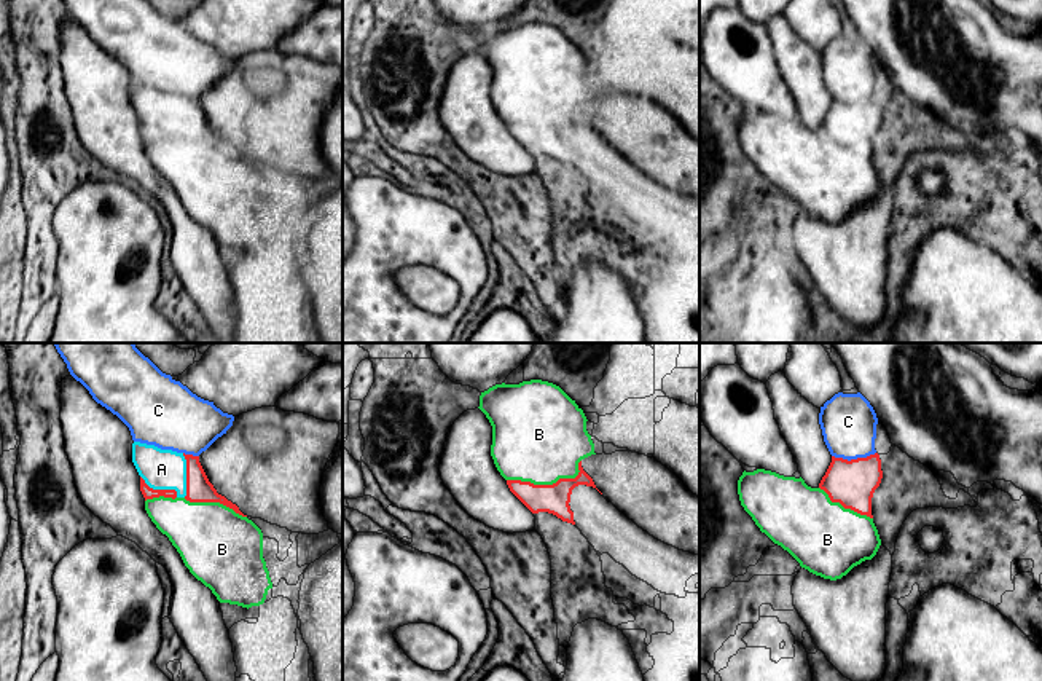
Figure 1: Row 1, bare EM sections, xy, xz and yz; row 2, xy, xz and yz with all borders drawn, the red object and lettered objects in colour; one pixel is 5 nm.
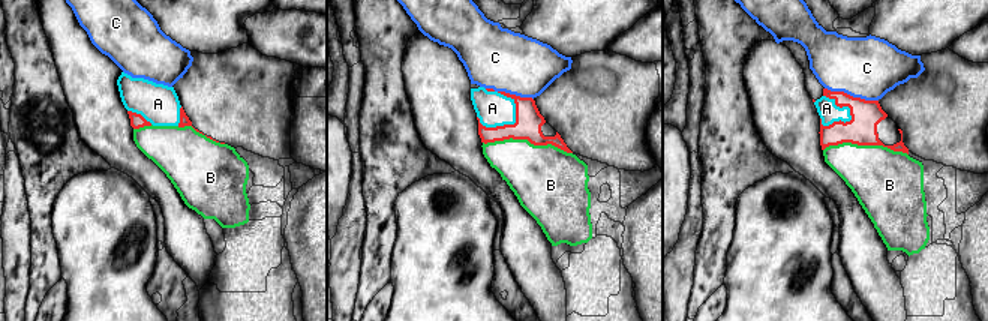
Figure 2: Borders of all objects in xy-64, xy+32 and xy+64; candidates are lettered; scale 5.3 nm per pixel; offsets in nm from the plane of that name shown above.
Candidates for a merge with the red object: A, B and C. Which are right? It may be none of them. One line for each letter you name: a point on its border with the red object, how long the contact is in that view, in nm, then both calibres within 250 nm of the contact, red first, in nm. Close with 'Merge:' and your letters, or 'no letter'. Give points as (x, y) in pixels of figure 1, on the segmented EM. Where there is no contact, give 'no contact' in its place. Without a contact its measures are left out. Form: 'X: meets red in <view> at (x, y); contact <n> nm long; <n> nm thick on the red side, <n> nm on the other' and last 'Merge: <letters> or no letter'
A: meets red in xy at (187, 476); contact 220 nm long; 130 nm thick on the red side, 200 nm on the other
Merge: A

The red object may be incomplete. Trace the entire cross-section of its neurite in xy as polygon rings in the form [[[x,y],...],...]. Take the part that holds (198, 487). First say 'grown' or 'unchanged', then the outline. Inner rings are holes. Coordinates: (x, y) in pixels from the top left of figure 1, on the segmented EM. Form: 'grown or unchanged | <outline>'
grown | [[[132,443],[132,463],[140,475],[140,491],[147,499],[185,498],[190,502],[220,502],[244,515],[236,504],[218,494],[209,482],[199,456]]]

